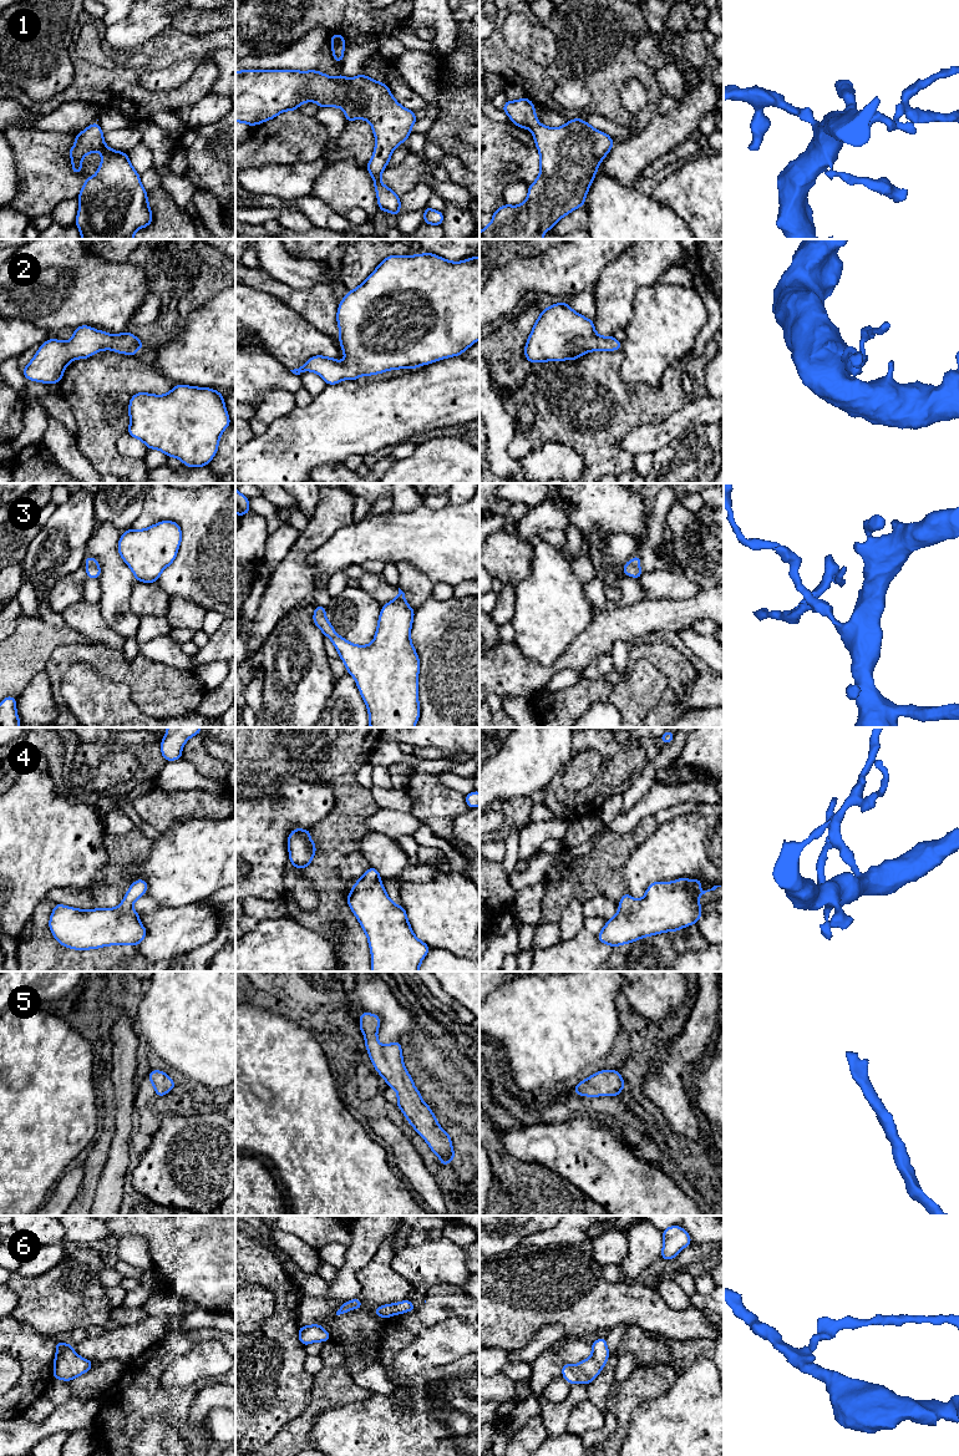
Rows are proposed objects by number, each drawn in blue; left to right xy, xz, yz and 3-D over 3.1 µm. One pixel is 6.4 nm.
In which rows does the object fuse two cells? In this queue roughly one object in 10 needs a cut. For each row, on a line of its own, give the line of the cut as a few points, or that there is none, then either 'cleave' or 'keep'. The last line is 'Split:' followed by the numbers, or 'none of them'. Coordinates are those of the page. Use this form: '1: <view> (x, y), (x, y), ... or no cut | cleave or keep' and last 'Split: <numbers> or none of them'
1: no cut | keep
2: no cut | keep
3: no cut | keep
4: no cut | keep
5: no cut | keep
6: no cut | keep
Split: none of them

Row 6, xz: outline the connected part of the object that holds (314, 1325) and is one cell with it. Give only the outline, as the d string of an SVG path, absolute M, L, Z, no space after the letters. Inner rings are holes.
M320 1324L299 1326L299 1341L305 1346L315 1341L326 1343L330 1340L330 1334Z

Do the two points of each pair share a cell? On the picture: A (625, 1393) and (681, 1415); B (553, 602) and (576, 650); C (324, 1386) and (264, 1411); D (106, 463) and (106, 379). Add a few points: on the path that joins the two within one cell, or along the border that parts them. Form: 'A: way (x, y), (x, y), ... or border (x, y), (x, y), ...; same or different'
A: border (670, 1386), (643, 1401), (628, 1425); different
B: border (592, 620), (552, 663); different
C: border (314, 1375), (309, 1404), (294, 1418); different
D: way (99, 442), (99, 406), (95, 400); same

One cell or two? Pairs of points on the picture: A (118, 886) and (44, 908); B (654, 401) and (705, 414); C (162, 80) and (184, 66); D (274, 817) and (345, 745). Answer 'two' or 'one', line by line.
A: two
B: two
C: one
D: two

